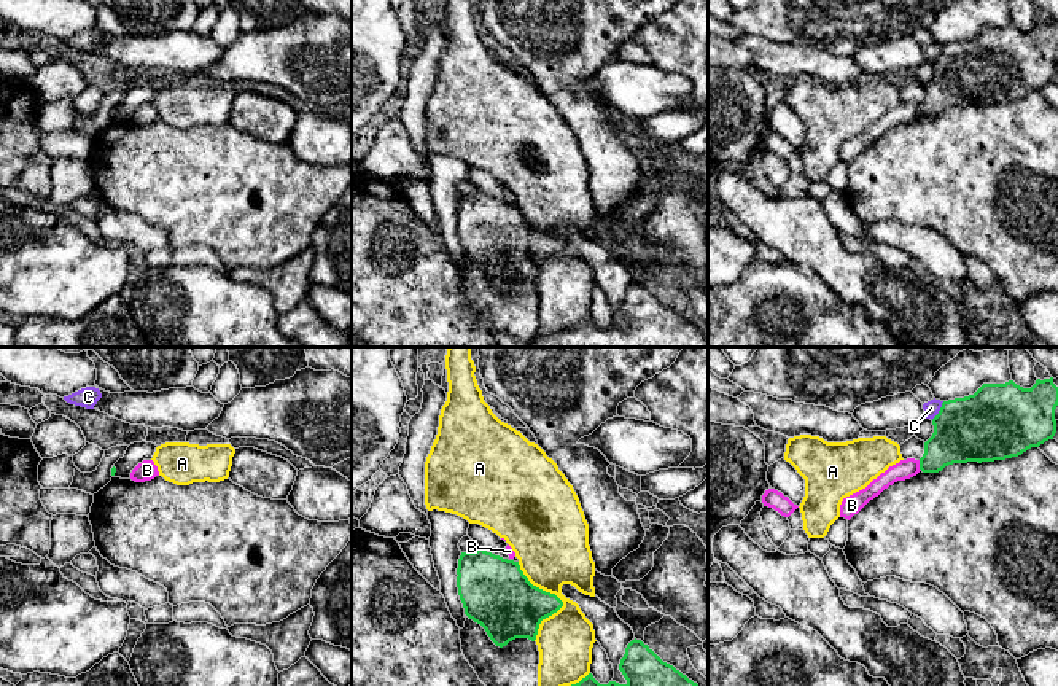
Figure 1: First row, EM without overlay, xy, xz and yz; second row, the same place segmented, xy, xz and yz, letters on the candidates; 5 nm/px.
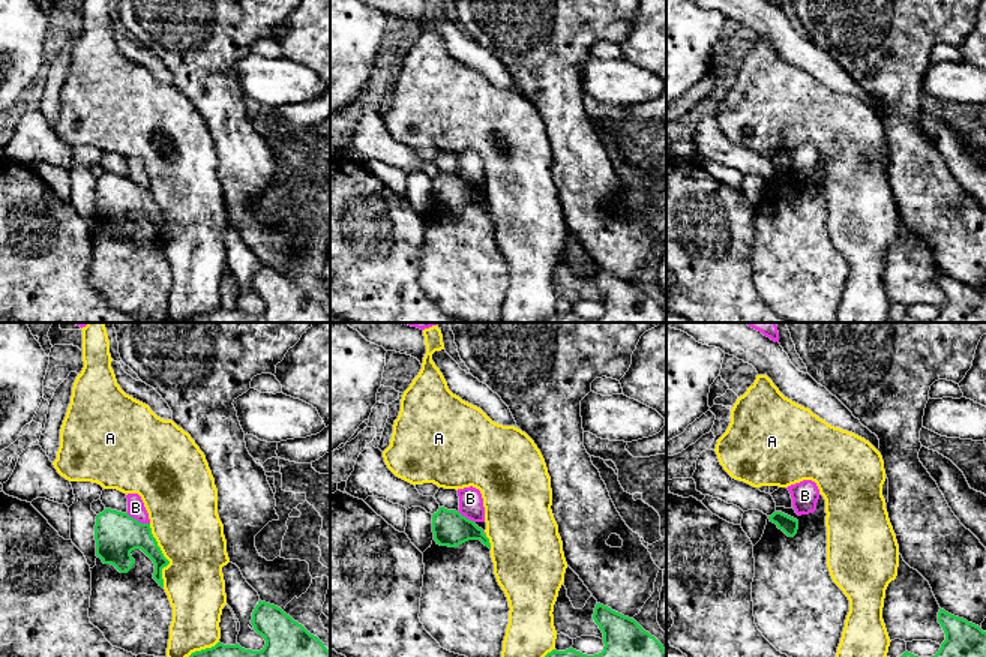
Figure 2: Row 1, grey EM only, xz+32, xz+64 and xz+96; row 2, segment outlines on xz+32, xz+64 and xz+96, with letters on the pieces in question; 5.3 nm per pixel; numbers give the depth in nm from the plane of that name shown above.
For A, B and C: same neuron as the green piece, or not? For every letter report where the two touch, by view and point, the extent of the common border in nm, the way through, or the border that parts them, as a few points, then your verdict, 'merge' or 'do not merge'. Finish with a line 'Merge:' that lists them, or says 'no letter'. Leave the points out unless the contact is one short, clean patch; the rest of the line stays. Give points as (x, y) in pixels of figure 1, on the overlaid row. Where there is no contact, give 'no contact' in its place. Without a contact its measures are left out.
A: contact xz (559, 599); length 400 nm; do not merge
B: contact yz (920, 465); length 60 nm; border yz (918, 460), (921, 470); do not merge
C: contact yz (939, 411); length 120 nm; do not merge
Merge: no letter

